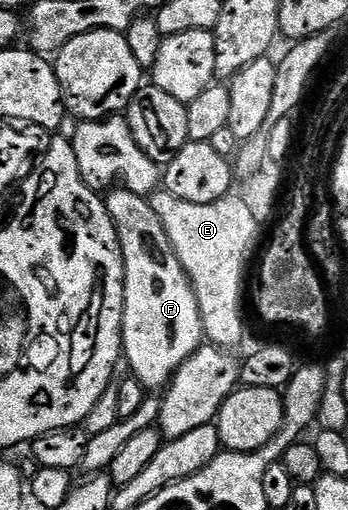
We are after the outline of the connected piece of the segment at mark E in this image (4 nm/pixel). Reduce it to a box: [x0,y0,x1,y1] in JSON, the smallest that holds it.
[149,189,260,349]

